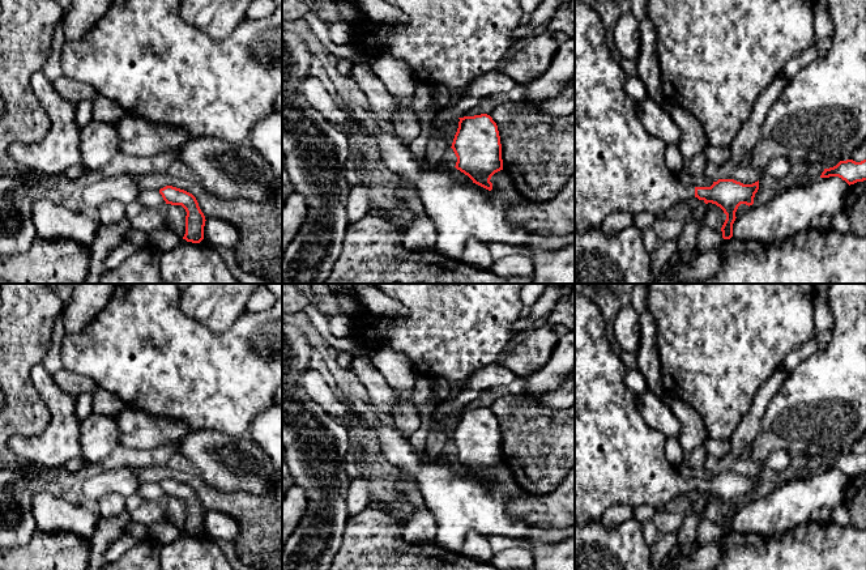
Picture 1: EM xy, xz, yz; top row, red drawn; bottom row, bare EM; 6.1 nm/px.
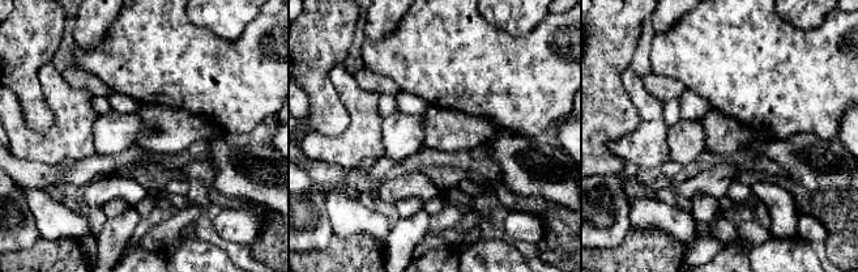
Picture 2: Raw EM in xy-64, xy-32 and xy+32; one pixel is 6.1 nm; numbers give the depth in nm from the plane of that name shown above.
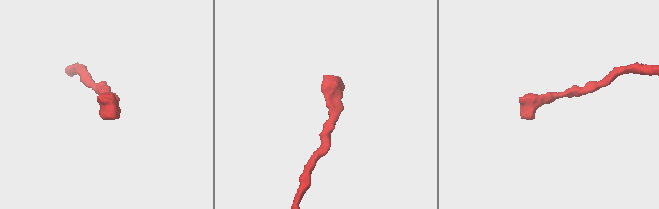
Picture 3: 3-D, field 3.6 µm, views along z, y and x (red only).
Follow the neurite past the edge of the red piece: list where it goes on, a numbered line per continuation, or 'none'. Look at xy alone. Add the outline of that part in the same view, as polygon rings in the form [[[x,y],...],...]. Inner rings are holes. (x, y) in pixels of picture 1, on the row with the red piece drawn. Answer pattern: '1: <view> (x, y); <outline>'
none

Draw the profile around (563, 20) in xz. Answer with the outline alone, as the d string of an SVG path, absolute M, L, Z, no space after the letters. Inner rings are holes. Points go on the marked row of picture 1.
M562 0L546 29L551 33L562 31L575 39L575 14L568 7L569 0Z

